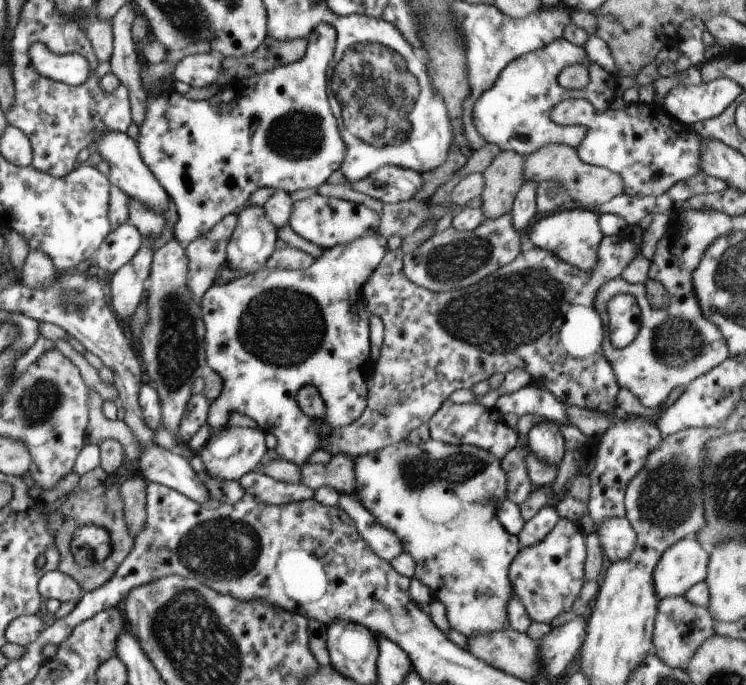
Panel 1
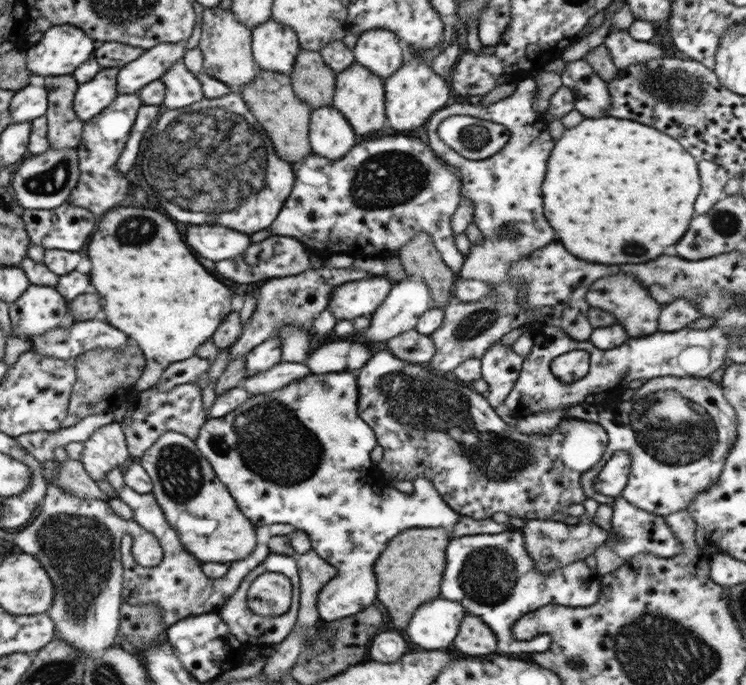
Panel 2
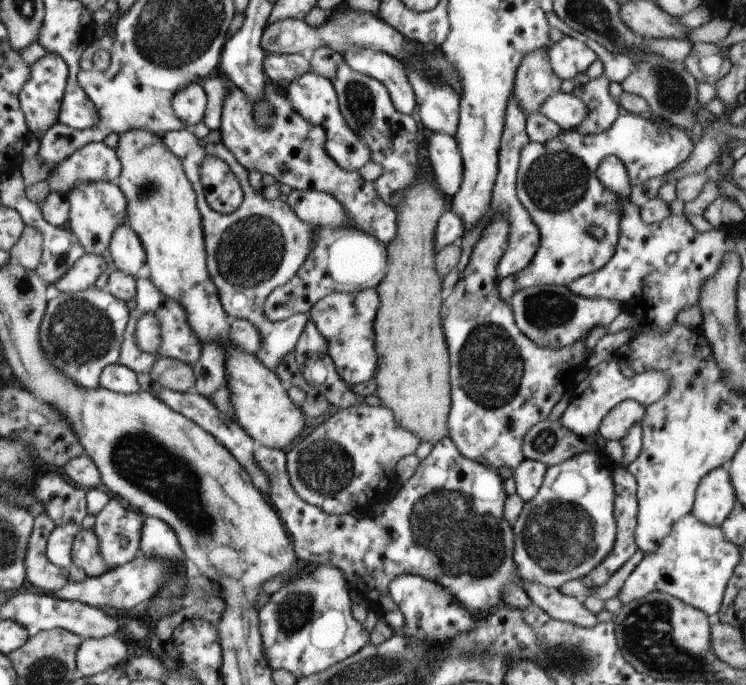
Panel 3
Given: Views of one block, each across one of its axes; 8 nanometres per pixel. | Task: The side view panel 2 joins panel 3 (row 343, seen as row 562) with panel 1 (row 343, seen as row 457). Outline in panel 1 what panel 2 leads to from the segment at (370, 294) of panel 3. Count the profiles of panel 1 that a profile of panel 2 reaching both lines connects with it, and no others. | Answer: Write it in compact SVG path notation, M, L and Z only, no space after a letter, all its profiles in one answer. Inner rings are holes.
M365 234L363 238L357 238L349 244L341 244L341 246L333 246L331 250L323 250L323 254L305 270L267 270L267 268L261 268L257 270L255 274L251 276L239 276L231 282L223 282L223 284L217 284L213 282L211 288L207 288L207 292L203 294L199 306L201 306L201 322L203 322L203 328L205 328L205 334L203 334L203 348L205 348L205 364L207 364L207 370L211 372L217 372L219 378L221 378L221 394L211 402L209 406L209 414L207 414L207 426L211 432L219 432L223 426L227 426L227 418L229 418L229 412L237 410L241 412L243 416L249 416L257 428L263 432L263 434L273 434L277 438L277 446L273 450L273 454L285 462L293 462L297 466L305 464L311 460L311 456L319 450L323 450L323 442L335 432L335 430L341 430L345 426L351 426L351 422L355 422L365 406L367 406L367 388L365 388L365 380L367 380L367 374L371 370L371 360L369 360L369 312L365 310L365 300L363 300L363 284L367 282L367 278L371 276L371 272L379 266L379 262L383 260L383 256L387 254L389 246L387 246L387 240L383 236L377 236L377 234ZM303 386L315 386L315 390L319 392L319 398L323 400L323 406L325 406L325 416L323 418L309 418L305 416L297 402L295 402L295 394L297 390L301 390Z

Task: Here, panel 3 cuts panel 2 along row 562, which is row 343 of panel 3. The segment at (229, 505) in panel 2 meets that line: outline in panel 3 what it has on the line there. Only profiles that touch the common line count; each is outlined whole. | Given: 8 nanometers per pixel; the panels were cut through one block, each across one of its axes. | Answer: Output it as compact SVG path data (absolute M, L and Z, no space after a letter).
M127 130L119 134L115 154L121 162L121 174L115 184L127 198L127 224L145 248L145 276L151 278L155 288L165 294L165 298L173 298L185 308L187 322L193 328L195 338L201 340L201 346L213 342L227 350L225 384L229 384L231 390L235 424L239 424L261 448L285 448L305 428L305 416L299 406L291 404L287 386L281 384L275 372L265 368L255 354L233 350L229 344L231 320L227 318L217 290L207 274L207 254L197 194L183 172L181 160L169 152L161 136L147 130Z

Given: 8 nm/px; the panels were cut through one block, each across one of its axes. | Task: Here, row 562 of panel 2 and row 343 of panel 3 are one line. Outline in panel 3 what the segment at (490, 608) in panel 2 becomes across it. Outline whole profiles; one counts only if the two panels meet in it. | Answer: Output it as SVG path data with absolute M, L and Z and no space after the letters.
M495 218L487 224L487 230L479 236L471 250L471 258L465 270L459 274L449 298L441 304L441 330L449 352L449 384L451 384L451 410L447 416L449 440L459 454L467 460L479 462L485 468L499 470L503 466L517 468L523 456L523 436L539 422L547 420L553 406L563 398L567 390L577 386L577 374L585 368L591 350L585 348L585 340L573 342L563 348L539 348L531 342L515 324L511 306L497 296L497 266L509 244L509 218Z

